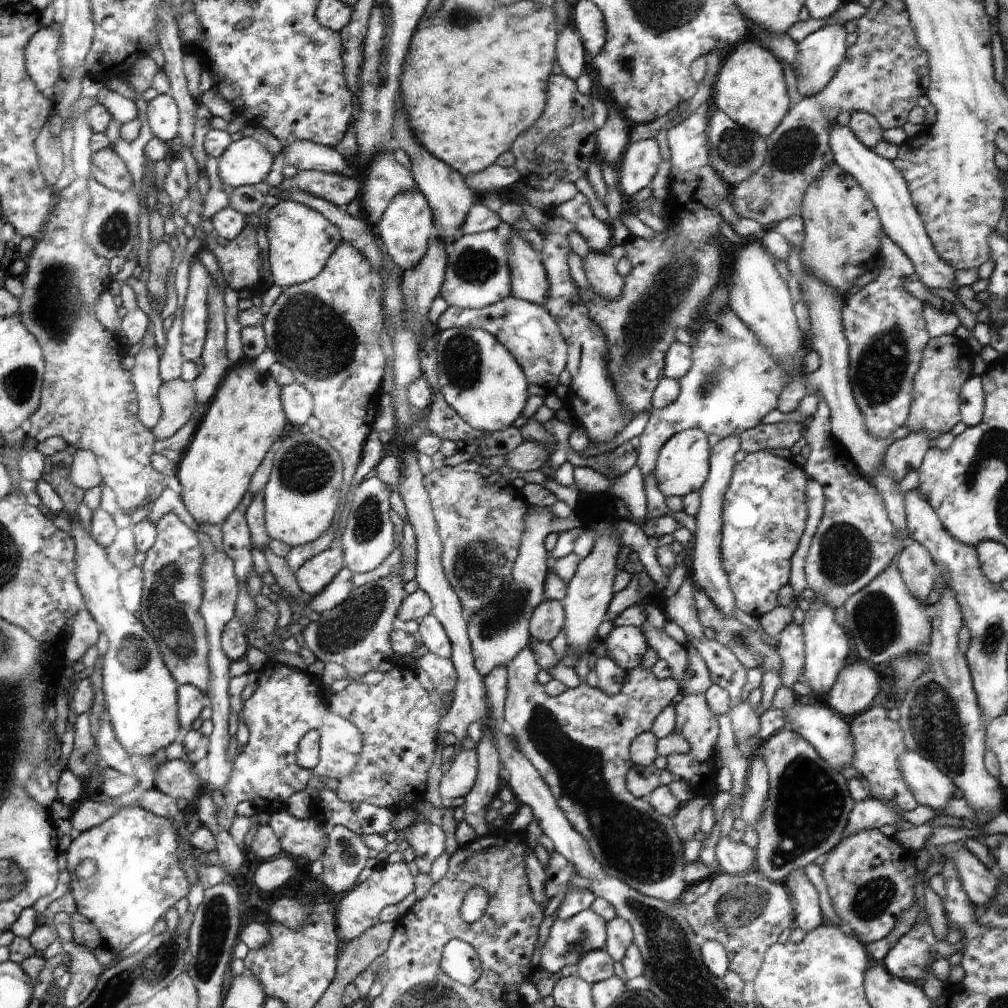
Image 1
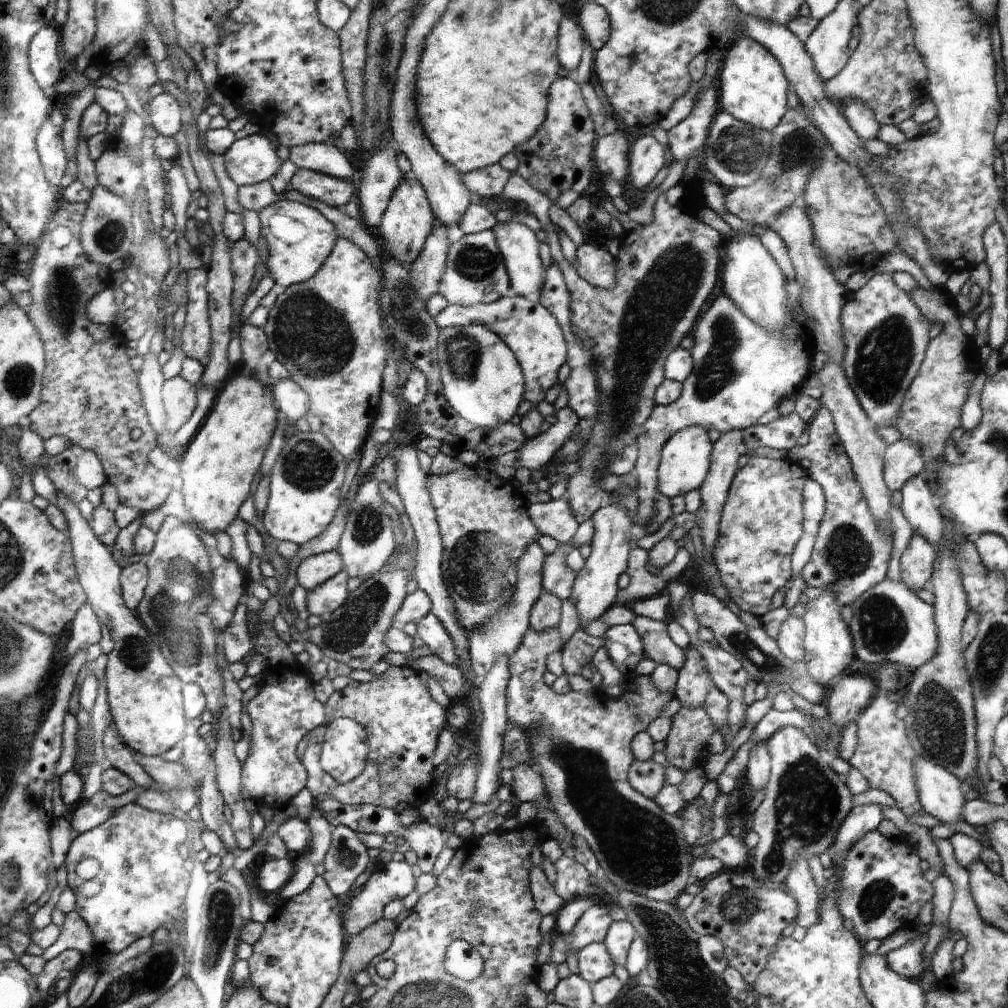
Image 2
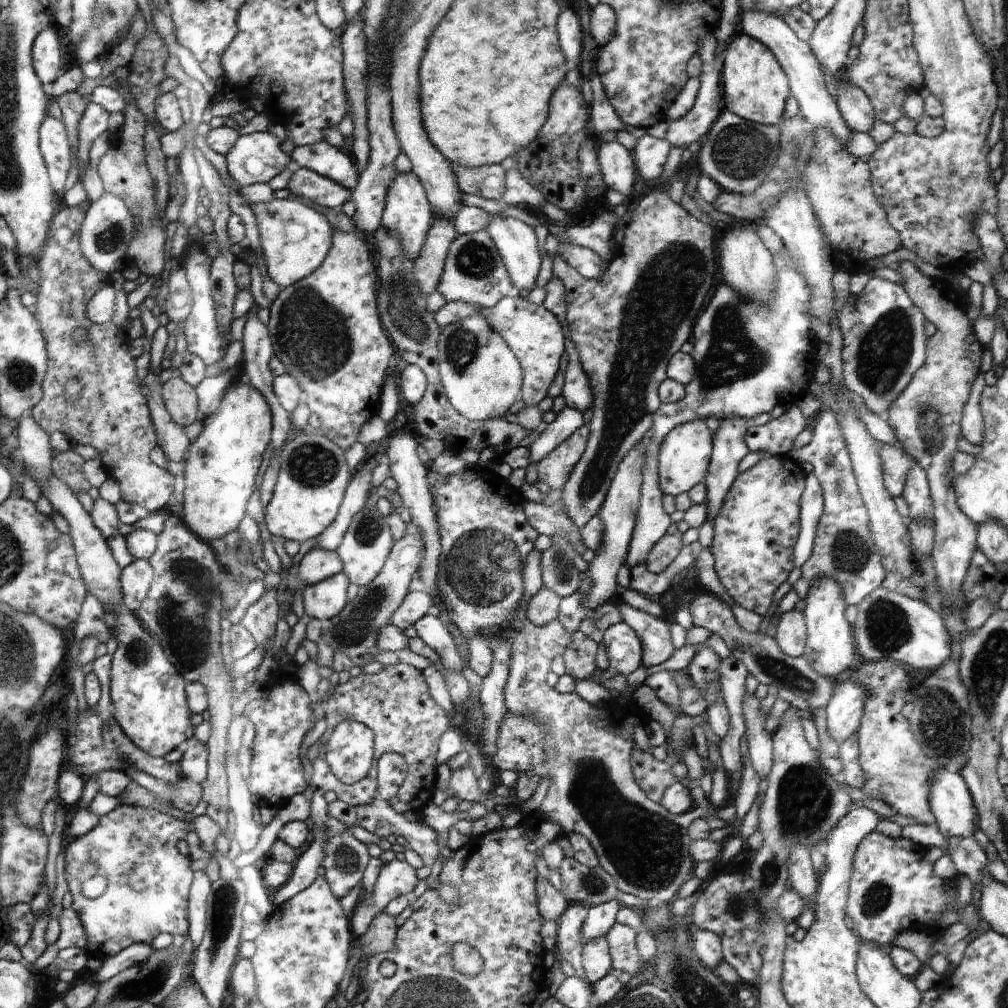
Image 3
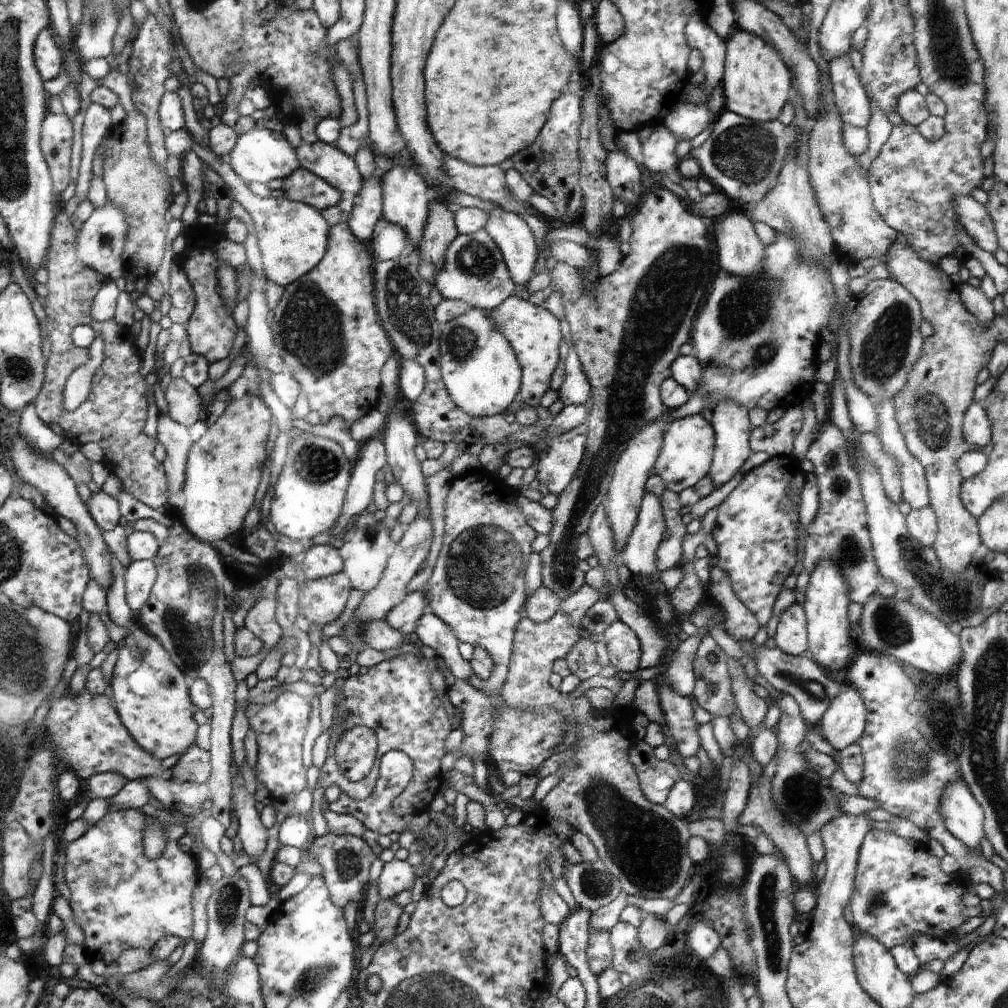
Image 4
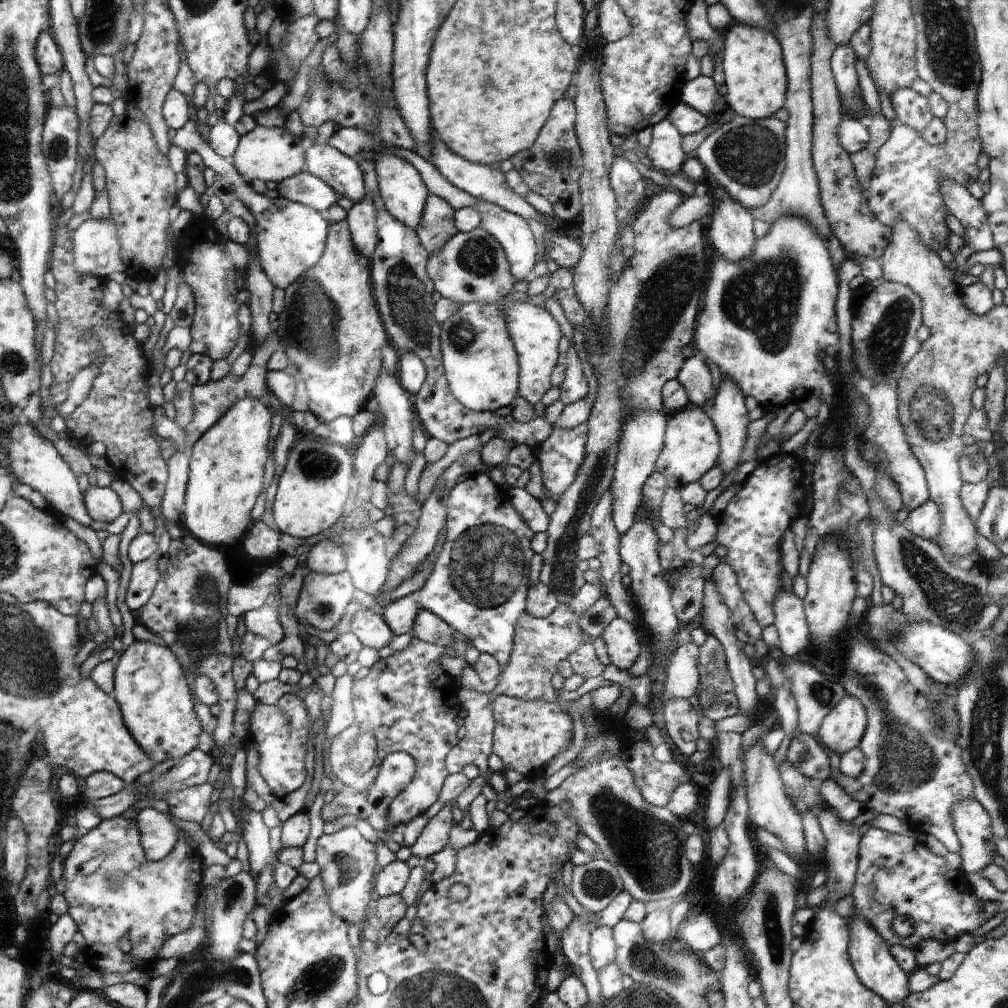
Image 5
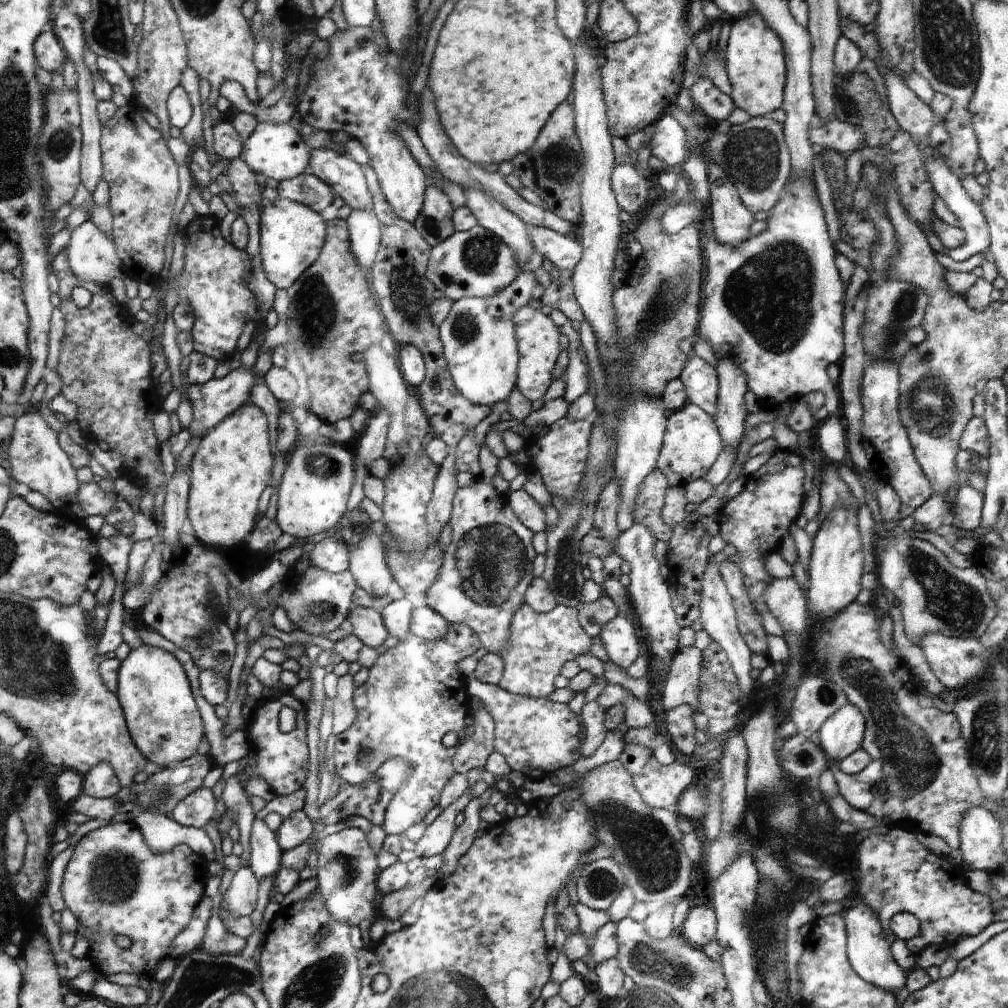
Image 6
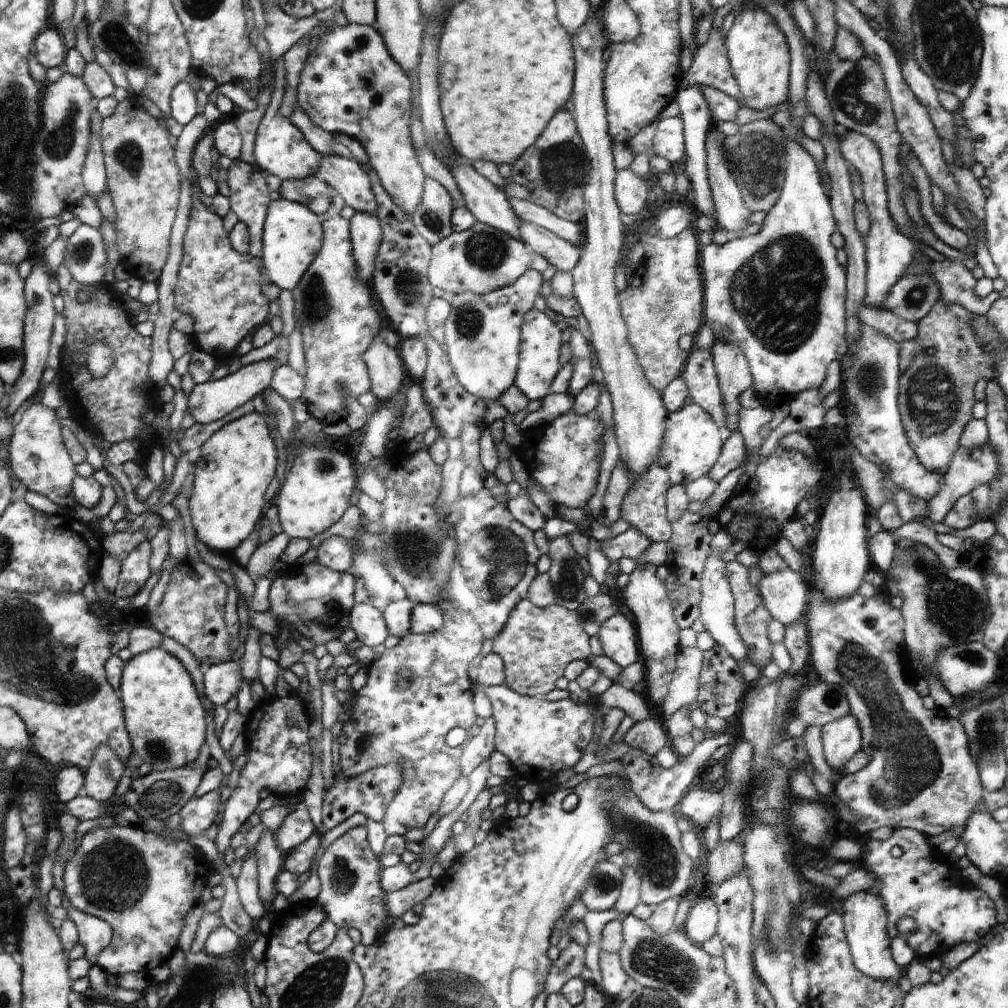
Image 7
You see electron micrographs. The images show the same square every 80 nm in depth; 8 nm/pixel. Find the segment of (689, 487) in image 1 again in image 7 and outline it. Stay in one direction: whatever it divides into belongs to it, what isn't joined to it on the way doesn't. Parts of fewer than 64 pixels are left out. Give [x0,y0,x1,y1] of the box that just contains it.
[657,401,726,487]

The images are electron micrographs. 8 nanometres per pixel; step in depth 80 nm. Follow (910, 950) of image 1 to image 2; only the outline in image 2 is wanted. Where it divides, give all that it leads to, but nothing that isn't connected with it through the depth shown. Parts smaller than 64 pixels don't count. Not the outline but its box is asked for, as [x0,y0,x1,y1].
[885,929,927,980]

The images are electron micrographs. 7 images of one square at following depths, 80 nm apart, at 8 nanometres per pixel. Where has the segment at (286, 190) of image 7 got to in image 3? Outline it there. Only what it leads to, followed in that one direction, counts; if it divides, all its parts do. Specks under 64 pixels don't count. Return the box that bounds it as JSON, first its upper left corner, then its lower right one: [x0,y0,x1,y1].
[287,167,350,209]

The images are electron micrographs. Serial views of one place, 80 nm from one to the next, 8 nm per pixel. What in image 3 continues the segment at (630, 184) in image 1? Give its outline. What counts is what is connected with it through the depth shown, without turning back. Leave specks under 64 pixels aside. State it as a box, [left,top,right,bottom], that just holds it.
[632,133,672,180]

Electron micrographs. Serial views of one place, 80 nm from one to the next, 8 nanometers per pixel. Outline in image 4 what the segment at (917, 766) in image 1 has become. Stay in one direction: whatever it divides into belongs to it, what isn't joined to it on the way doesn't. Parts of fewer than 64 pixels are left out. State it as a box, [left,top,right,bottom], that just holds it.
[941,780,986,854]

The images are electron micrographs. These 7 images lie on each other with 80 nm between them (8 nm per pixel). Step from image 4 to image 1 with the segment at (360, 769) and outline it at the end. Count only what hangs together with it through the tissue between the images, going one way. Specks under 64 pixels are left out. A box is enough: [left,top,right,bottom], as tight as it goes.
[217,662,363,828]

